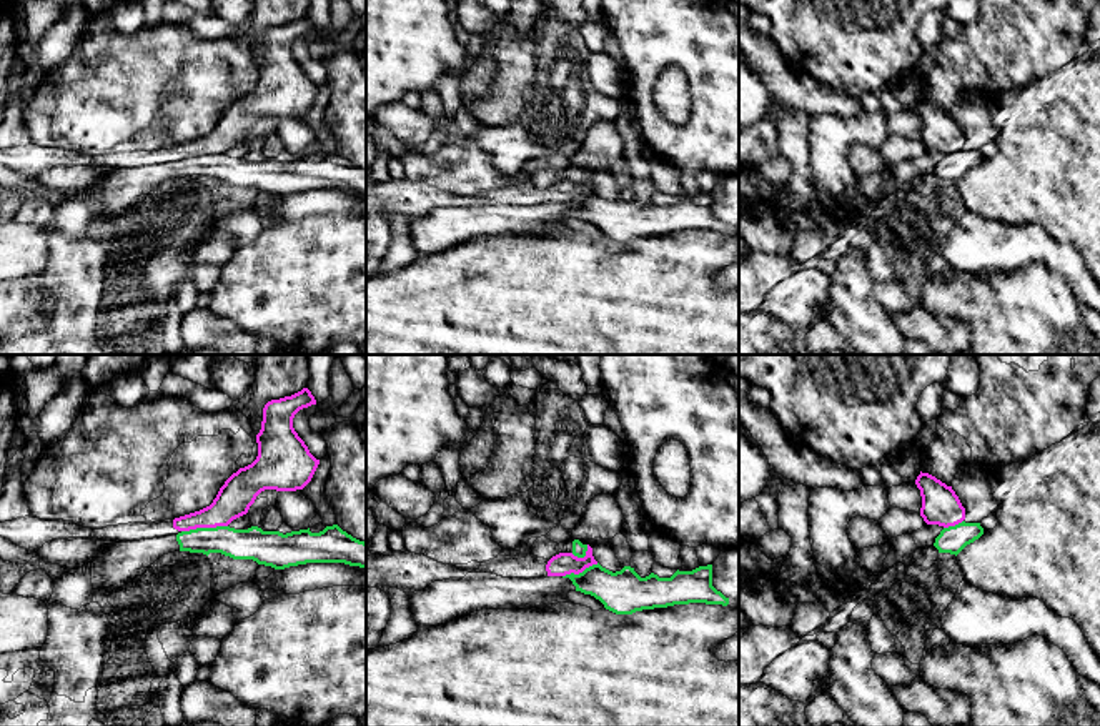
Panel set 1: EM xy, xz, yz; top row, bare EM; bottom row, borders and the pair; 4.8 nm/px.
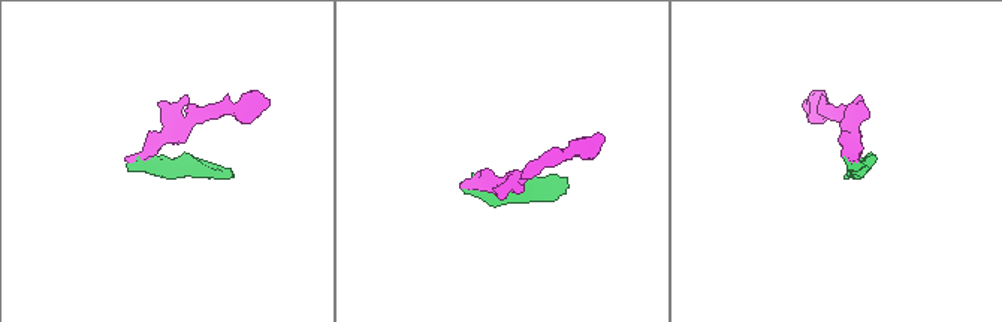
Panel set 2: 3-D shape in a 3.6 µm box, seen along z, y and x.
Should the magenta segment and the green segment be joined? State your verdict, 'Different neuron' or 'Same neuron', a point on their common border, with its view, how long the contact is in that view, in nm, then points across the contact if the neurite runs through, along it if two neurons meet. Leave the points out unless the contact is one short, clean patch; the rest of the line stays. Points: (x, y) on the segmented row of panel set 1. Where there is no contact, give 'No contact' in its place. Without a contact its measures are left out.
Different neuron. Touches magenta at xy (203, 527). Shared border 220 nm. Boundary: xy (227, 525), (197, 527), (182, 532)

